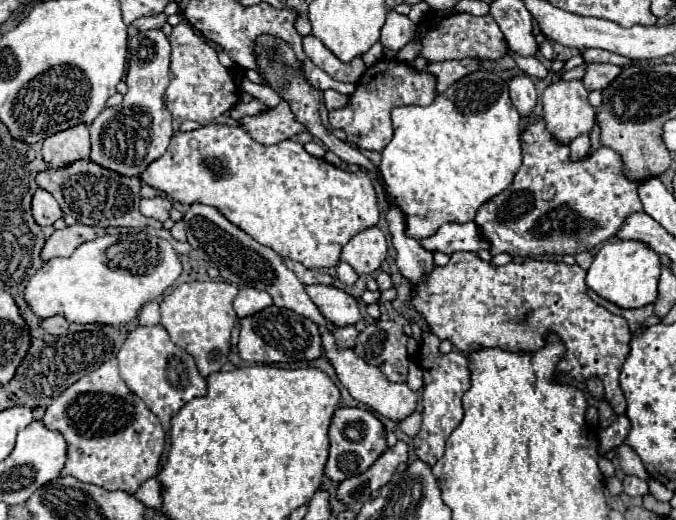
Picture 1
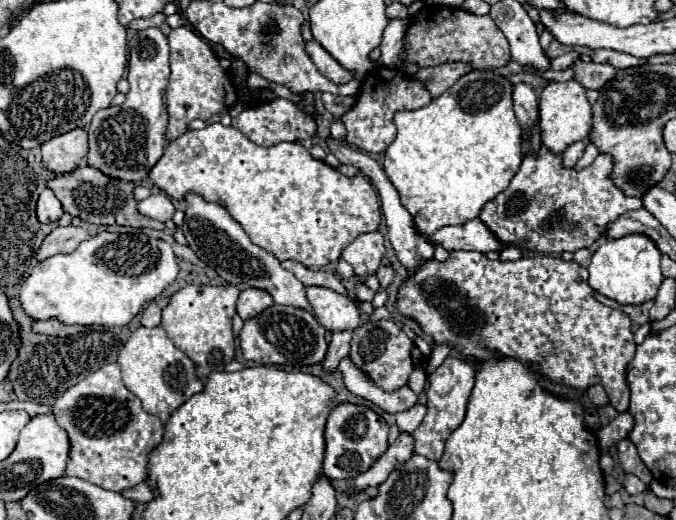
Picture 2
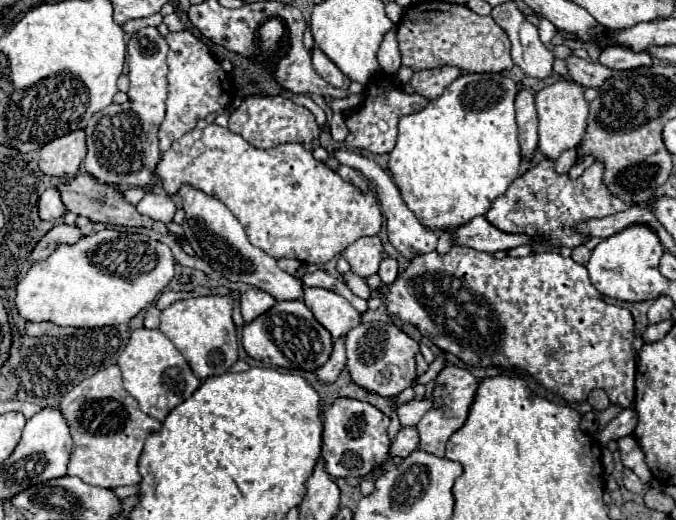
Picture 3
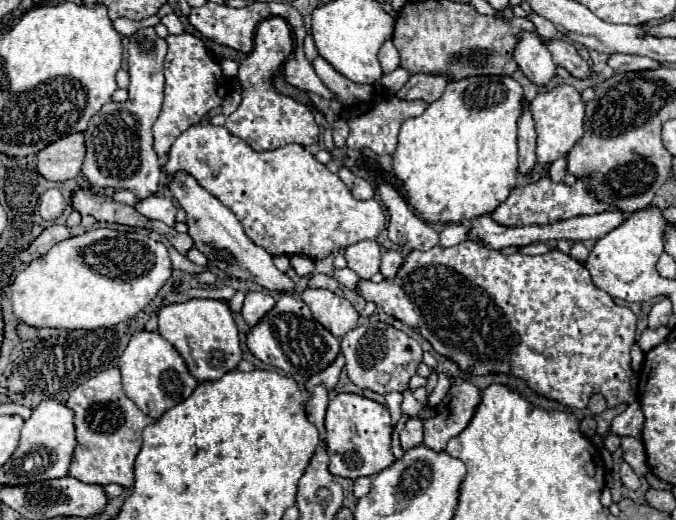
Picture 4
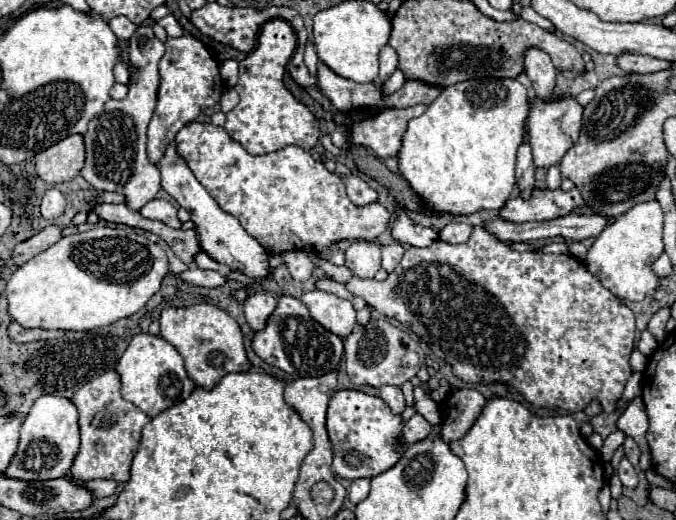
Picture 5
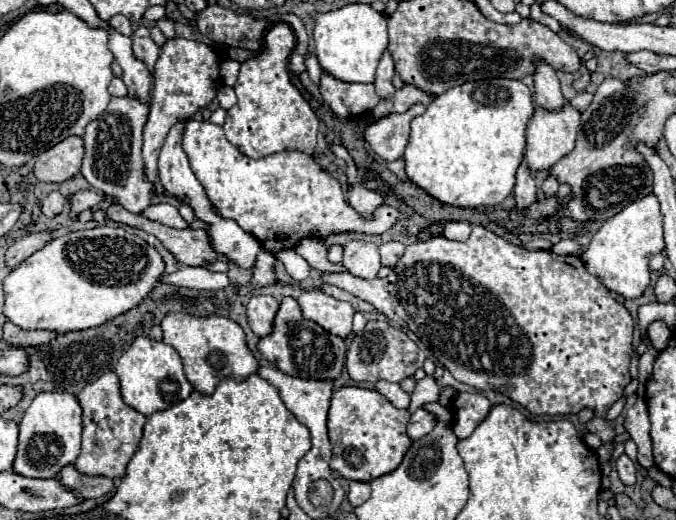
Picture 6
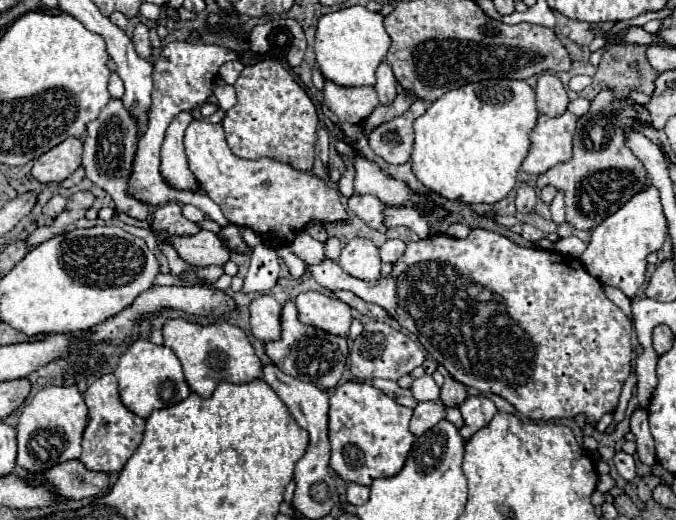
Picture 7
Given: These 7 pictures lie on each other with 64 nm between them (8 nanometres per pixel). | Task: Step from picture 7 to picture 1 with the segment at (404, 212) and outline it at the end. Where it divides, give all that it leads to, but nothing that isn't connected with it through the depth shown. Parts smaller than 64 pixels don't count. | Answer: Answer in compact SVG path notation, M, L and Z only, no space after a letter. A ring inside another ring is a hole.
M228 124L174 134L166 154L146 168L142 182L186 206L192 202L216 206L258 244L306 268L336 266L342 246L356 232L376 226L380 218L376 192L366 172L344 172L310 156L292 140L274 146L258 144L240 126Z

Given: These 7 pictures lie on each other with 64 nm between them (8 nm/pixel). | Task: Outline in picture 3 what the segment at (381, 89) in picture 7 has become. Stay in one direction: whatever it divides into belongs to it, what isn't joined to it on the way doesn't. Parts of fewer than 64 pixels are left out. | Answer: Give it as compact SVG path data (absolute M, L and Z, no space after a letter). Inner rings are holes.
M396 28L384 36L382 46L378 50L378 62L386 74L394 74L400 68L400 50L398 50L398 40L396 40Z

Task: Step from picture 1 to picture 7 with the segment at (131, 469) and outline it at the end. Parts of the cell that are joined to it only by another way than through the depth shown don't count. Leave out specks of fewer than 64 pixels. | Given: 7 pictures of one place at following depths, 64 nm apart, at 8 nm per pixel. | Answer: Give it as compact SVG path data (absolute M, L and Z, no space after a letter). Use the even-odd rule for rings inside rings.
M104 374L100 380L96 380L86 392L84 392L86 406L90 410L90 420L84 430L82 440L82 456L80 462L88 470L102 470L102 472L120 472L126 464L126 460L134 454L138 444L144 436L144 420L130 412L122 402L118 394L118 382L114 374Z

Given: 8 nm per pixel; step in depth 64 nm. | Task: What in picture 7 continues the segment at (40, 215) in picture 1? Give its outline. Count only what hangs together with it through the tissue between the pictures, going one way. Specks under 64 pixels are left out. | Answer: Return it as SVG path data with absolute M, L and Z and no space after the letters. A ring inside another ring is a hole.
M54 194L54 196L46 202L46 206L44 206L44 214L50 216L50 218L54 218L54 216L58 216L58 214L64 210L64 206L66 206L66 198L60 196L60 194Z

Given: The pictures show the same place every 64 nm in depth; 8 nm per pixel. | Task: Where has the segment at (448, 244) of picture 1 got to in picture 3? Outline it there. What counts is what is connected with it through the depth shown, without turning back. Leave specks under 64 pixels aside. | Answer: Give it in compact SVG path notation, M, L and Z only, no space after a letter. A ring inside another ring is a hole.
M476 216L468 224L454 230L454 240L460 246L468 246L474 250L494 254L498 250L510 250L510 248L516 248L522 244L534 244L534 242L542 240L542 236L528 236L524 232L512 236L512 234L500 232L496 226L492 226L486 220L486 216Z

